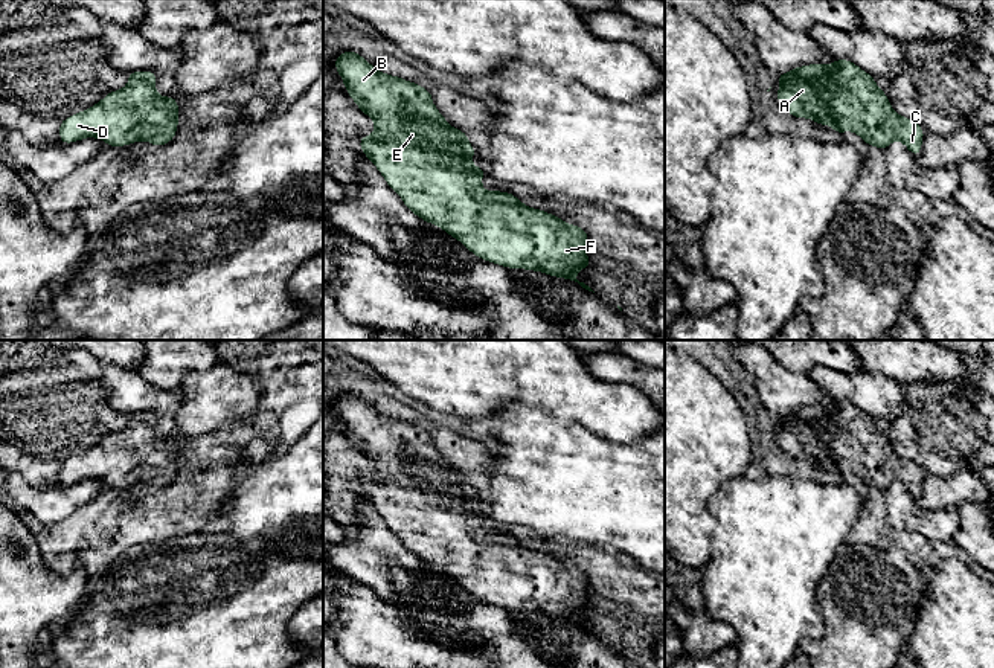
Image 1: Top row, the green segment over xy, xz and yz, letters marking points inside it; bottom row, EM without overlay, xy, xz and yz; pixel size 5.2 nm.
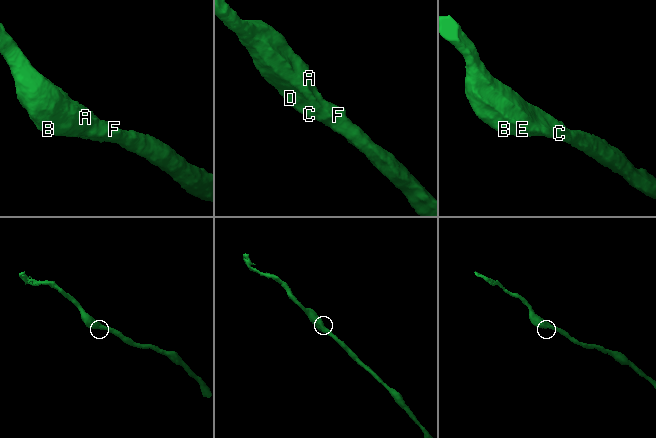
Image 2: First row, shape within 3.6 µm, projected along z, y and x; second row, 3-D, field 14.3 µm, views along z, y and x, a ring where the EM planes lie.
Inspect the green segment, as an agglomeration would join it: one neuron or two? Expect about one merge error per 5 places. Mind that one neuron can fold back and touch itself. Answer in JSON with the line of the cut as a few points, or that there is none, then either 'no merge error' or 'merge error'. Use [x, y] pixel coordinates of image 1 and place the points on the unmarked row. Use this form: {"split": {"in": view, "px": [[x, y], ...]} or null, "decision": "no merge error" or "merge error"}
{"split": null, "decision": "no merge error"}

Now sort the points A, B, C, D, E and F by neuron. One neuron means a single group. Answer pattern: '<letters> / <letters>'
A B C D E F

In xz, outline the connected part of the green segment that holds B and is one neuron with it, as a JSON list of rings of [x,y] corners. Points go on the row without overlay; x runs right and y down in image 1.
[[[354,392],[340,395],[334,404],[348,436],[375,464],[374,474],[358,482],[363,496],[381,514],[389,529],[398,534],[409,552],[418,560],[441,569],[483,602],[506,610],[523,610],[570,621],[582,630],[593,633],[576,621],[579,612],[593,605],[585,593],[588,575],[582,569],[569,566],[553,555],[526,548],[514,535],[485,532],[482,528],[485,511],[483,508],[471,506],[476,491],[468,483],[468,476],[447,464],[434,448],[431,435],[425,429],[377,412]]]

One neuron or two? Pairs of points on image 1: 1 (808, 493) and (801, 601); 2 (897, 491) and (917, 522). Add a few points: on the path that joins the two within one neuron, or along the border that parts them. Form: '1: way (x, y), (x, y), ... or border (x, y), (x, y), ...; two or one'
1: way (808, 520), (807, 537), (801, 543), (801, 574); one
2: way (898, 499), (909, 514); one

